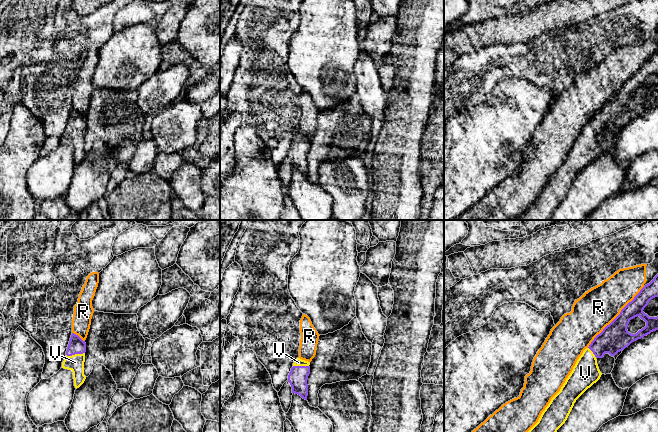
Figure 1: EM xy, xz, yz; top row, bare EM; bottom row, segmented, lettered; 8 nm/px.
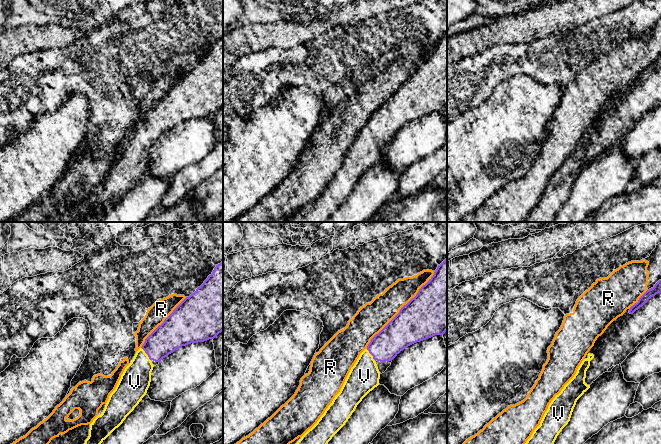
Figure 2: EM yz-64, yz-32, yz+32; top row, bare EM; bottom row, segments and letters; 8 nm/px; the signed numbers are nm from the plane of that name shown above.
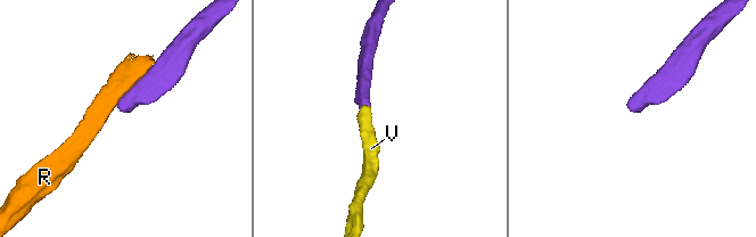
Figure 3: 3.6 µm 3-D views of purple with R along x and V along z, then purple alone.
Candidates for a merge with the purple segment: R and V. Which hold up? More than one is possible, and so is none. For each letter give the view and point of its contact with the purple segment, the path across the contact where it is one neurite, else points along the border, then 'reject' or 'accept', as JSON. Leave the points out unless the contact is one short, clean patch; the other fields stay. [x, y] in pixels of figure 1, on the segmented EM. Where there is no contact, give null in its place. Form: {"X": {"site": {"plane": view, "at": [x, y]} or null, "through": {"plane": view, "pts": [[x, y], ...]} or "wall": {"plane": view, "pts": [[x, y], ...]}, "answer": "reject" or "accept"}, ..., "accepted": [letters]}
{"R": {"site": {"plane": "yz", "at": [616, 317]}, "answer": "reject"}, "V": {"site": {"plane": "xy", "at": [75, 353]}, "through": {"plane": "xy", "pts": [[76, 345], [75, 353], [75, 362]]}, "answer": "accept"}, "accepted": ["V"]}

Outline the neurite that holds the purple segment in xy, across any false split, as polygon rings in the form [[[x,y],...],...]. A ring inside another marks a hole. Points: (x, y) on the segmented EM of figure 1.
[[[72,333],[62,368],[73,372],[74,386],[76,389],[79,388],[86,379],[84,375],[85,352],[85,341],[78,335]]]

